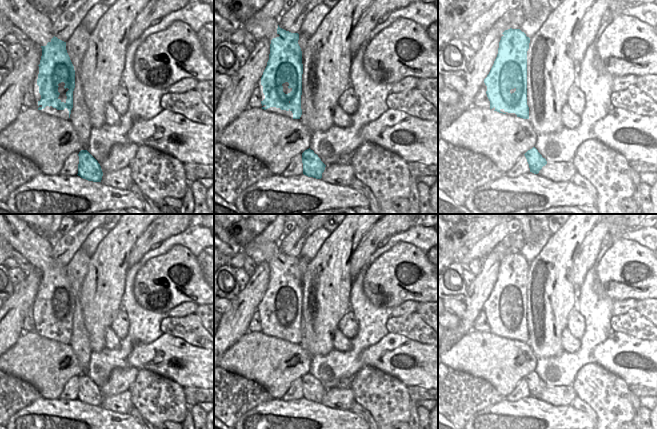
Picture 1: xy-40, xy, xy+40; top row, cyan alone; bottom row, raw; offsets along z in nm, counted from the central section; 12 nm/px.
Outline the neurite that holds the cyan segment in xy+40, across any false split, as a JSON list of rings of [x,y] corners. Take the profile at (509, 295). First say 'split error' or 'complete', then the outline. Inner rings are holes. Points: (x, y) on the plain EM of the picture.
complete; [[[520,253],[505,254],[494,288],[484,303],[490,333],[529,343],[527,329],[527,275],[530,262]]]

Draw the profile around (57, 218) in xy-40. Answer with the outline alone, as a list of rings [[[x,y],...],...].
[[[53,214],[53,221],[50,225],[50,228],[48,232],[45,234],[45,237],[52,237],[53,234],[58,231],[59,224],[62,220],[63,215],[62,214]]]

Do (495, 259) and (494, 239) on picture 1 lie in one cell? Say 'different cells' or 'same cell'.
different cells

